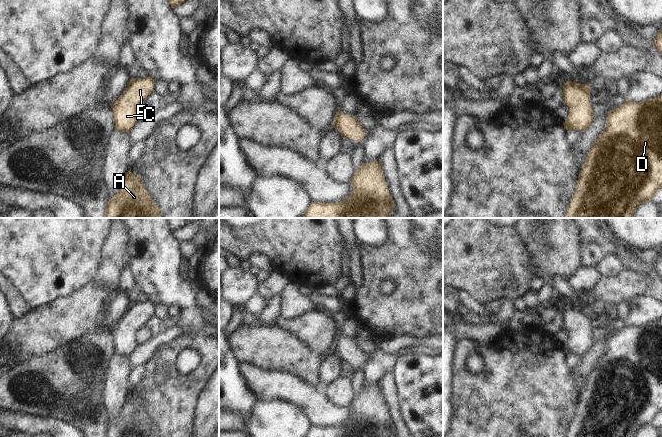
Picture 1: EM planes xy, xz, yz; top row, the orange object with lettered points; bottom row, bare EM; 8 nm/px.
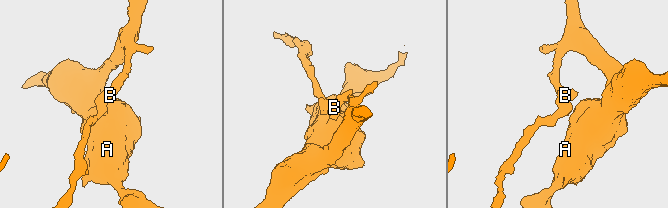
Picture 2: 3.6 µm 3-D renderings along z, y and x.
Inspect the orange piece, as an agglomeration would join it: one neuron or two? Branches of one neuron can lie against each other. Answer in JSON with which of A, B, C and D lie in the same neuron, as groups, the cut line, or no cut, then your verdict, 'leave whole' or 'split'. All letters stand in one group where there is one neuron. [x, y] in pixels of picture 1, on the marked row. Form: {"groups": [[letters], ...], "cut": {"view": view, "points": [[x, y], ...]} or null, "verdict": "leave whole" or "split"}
{"groups": [["A", "B", "C", "D"]], "cut": null, "verdict": "leave whole"}

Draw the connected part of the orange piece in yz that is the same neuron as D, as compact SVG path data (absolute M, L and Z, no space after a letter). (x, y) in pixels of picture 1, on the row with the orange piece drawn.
M662 95L643 102L627 101L618 108L608 112L606 127L591 146L586 160L579 172L577 189L574 191L567 212L563 218L633 218L635 209L643 202L649 201L662 188Z

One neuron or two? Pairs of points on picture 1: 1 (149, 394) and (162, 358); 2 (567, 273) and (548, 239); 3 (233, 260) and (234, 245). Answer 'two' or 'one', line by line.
1: one
2: one
3: two

